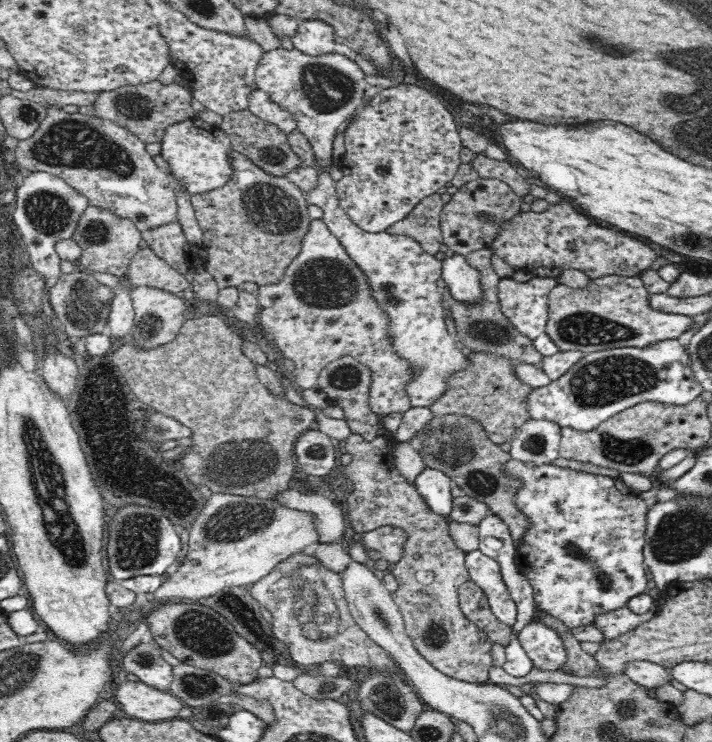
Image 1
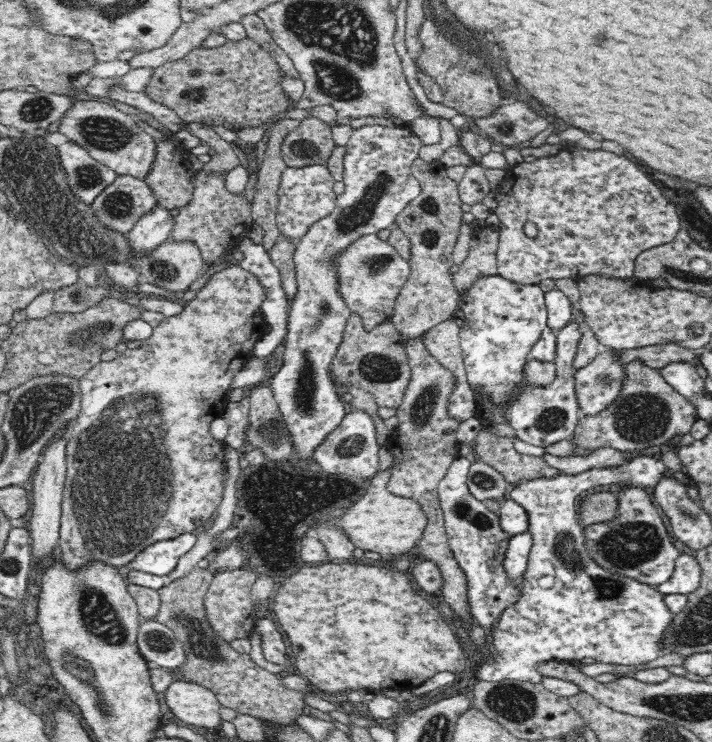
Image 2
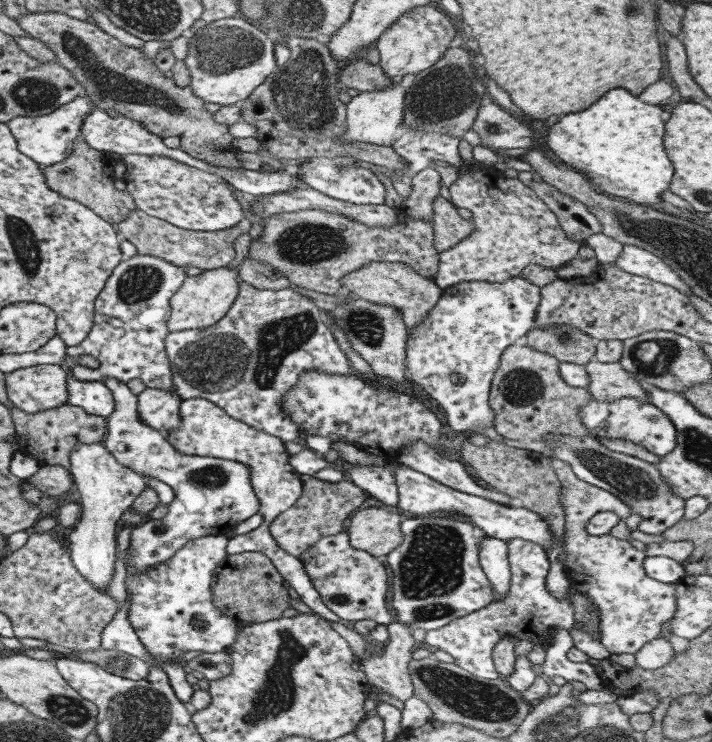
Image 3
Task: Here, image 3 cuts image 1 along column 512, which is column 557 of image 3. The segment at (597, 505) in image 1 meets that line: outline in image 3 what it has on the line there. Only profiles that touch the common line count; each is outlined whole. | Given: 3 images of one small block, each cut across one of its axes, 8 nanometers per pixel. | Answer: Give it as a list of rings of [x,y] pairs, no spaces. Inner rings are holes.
[[[553,459],[550,462],[558,482],[560,483],[559,504],[564,510],[564,533],[562,534],[562,554],[564,554],[564,573],[568,578],[569,586],[575,592],[583,594],[596,606],[598,610],[598,630],[601,644],[609,654],[635,654],[644,642],[649,642],[664,634],[661,624],[665,624],[675,612],[675,585],[665,584],[649,578],[644,573],[642,562],[644,552],[629,545],[628,541],[620,541],[611,535],[591,536],[585,530],[586,522],[600,512],[611,511],[619,518],[630,515],[630,508],[624,505],[614,494],[609,494],[596,486],[591,486],[579,480],[571,473],[570,466],[562,460]]]

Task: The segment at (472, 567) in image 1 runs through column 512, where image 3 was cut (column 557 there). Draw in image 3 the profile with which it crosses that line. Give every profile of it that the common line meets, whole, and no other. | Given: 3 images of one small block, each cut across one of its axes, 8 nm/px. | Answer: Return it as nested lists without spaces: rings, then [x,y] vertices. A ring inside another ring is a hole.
[[[522,538],[506,540],[506,555],[510,572],[507,593],[483,608],[478,608],[465,617],[454,618],[440,629],[425,631],[423,641],[427,646],[447,652],[453,657],[454,663],[460,672],[472,678],[492,681],[497,678],[495,667],[492,663],[493,647],[502,639],[508,637],[527,639],[529,642],[541,644],[549,642],[550,629],[555,625],[568,627],[566,640],[570,646],[586,654],[588,658],[597,660],[607,659],[609,653],[600,640],[590,637],[583,630],[573,630],[573,609],[570,598],[575,594],[570,586],[562,598],[553,598],[546,589],[545,577],[548,573],[550,562],[545,550],[534,542]]]

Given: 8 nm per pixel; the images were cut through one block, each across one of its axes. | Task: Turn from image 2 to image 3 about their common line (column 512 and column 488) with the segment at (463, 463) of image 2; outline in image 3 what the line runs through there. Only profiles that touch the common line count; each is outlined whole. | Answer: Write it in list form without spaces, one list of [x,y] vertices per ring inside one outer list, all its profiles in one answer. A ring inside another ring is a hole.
[[[414,517],[411,519],[403,519],[398,524],[399,530],[402,534],[402,541],[400,545],[397,545],[390,553],[386,554],[385,562],[391,570],[391,608],[395,612],[394,620],[397,622],[402,622],[406,624],[408,628],[415,629],[421,628],[421,630],[435,630],[440,629],[442,626],[445,626],[448,622],[451,622],[454,618],[465,617],[466,614],[477,610],[478,608],[486,607],[495,600],[494,593],[492,592],[492,587],[490,582],[487,580],[485,574],[481,570],[481,567],[478,563],[478,544],[483,537],[487,537],[482,530],[479,530],[472,522],[457,521],[449,517]]]

